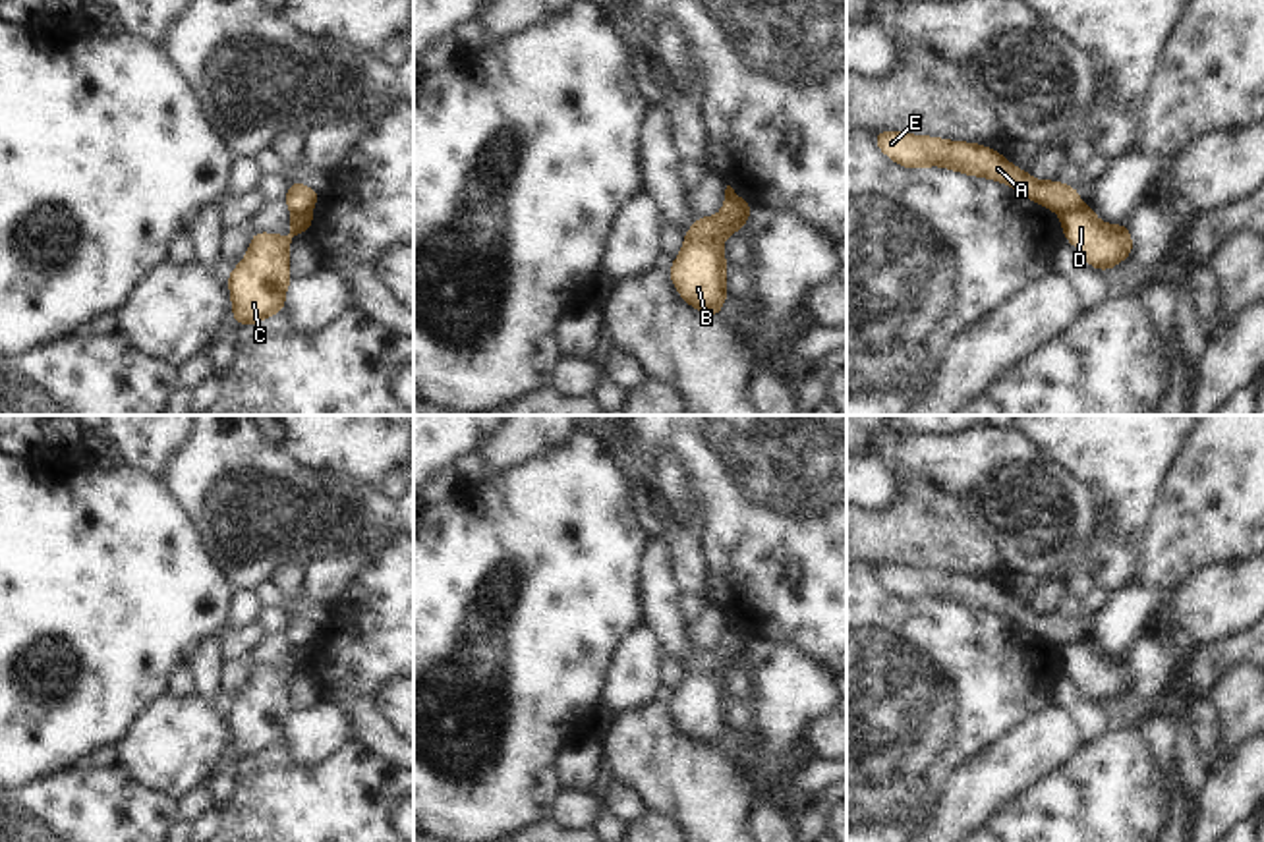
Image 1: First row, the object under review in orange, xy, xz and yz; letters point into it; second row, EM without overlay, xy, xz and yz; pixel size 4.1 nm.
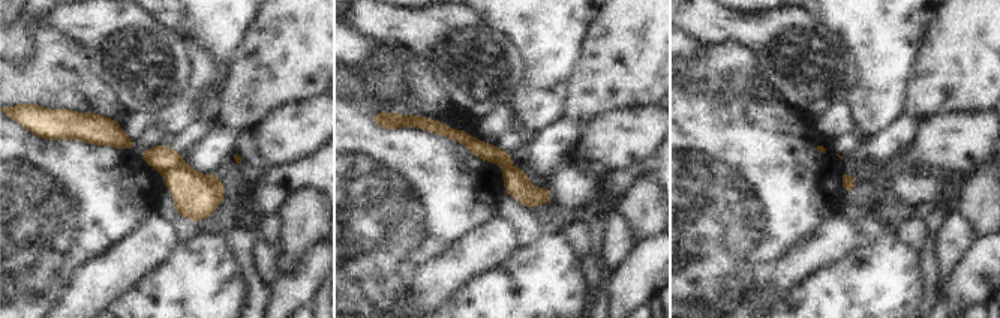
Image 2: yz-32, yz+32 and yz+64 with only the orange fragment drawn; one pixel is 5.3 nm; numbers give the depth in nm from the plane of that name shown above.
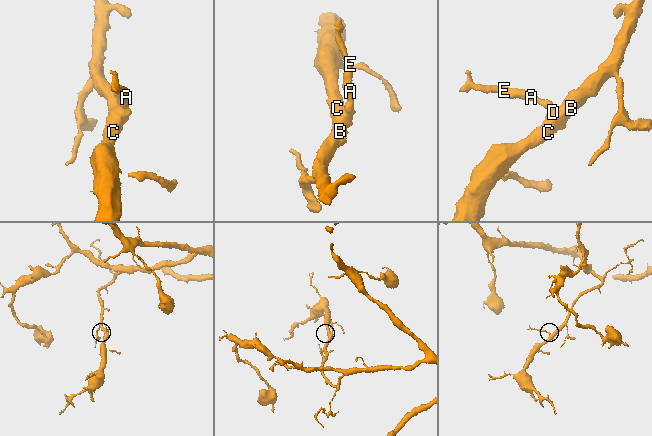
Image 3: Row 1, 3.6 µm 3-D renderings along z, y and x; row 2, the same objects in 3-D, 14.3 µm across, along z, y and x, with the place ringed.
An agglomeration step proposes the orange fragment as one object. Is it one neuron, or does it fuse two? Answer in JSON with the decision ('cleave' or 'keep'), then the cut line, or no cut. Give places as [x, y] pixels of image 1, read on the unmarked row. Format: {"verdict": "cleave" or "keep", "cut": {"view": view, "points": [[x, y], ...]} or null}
{"verdict": "cleave", "cut": {"view": "yz", "points": [[1085, 640], [1062, 647]]}}

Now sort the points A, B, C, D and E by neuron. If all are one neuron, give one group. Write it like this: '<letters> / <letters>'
A E / B C D

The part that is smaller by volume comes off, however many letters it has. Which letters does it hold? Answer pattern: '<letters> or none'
A, E

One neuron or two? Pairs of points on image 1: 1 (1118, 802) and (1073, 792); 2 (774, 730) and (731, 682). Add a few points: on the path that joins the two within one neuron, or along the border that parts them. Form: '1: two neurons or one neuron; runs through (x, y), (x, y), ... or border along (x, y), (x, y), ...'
1: one neuron; runs through (1106, 802), (1089, 802), (1085, 798)
2: two neurons; border along (754, 682), (752, 700)

